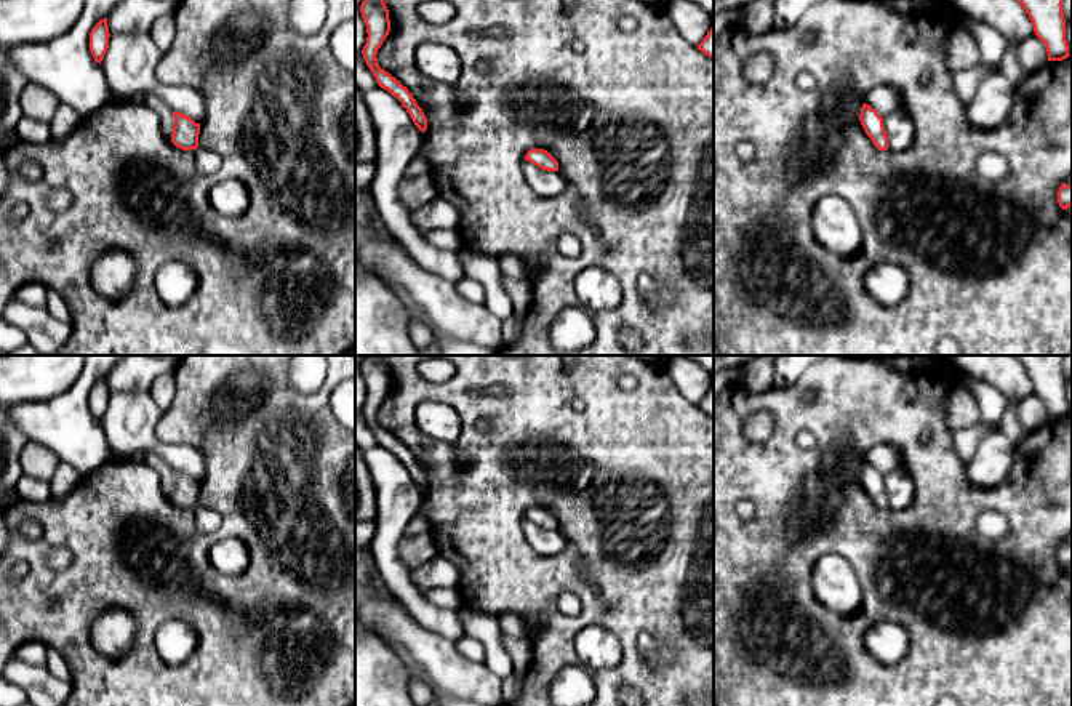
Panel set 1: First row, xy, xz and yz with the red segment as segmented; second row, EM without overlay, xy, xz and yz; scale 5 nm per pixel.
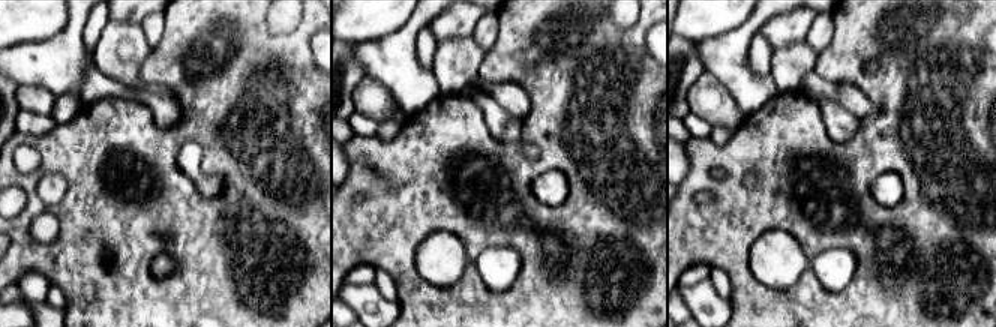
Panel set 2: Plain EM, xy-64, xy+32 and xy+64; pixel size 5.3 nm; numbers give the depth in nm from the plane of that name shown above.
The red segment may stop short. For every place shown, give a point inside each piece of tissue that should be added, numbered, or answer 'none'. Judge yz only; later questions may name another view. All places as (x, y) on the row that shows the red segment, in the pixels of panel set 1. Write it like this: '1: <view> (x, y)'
none

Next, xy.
1: xy (208, 162)

